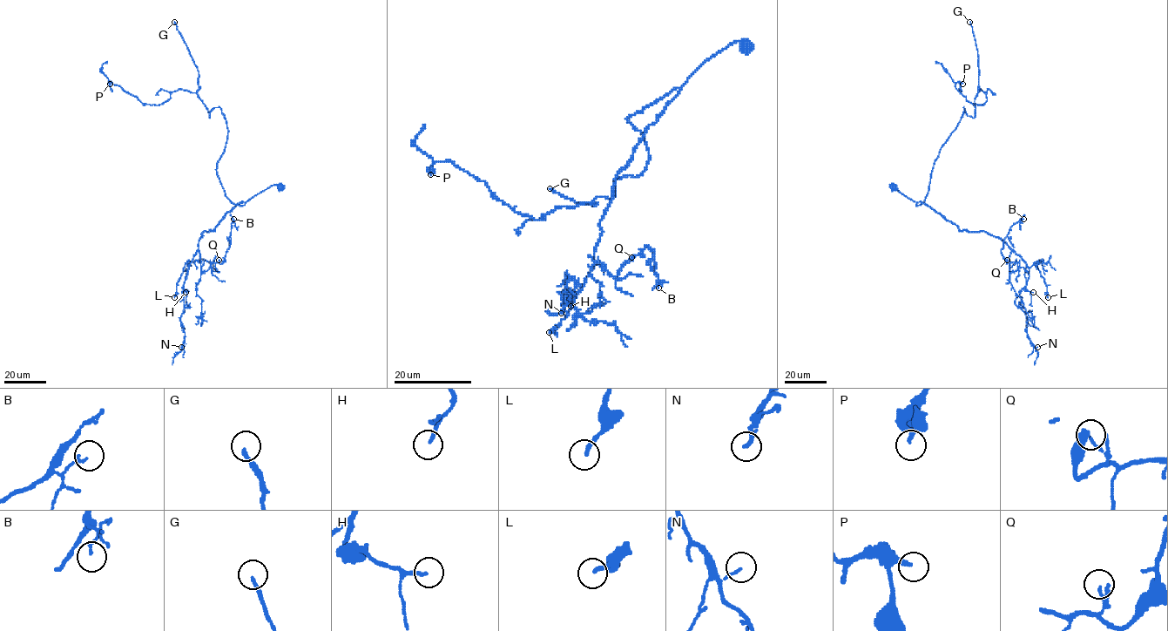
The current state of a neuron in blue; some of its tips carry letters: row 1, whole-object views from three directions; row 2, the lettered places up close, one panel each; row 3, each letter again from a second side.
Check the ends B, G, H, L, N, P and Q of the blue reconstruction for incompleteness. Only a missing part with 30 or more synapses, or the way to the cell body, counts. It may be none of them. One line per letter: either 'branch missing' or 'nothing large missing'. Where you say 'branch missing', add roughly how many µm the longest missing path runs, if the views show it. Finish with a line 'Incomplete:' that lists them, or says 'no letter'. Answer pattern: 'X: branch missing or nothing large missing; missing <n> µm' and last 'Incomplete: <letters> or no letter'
B: nothing large missing
G: branch missing; missing 110 µm
H: branch missing; missing 35 µm
L: nothing large missing
N: nothing large missing
P: nothing large missing
Q: nothing large missing
Incomplete: G, H

